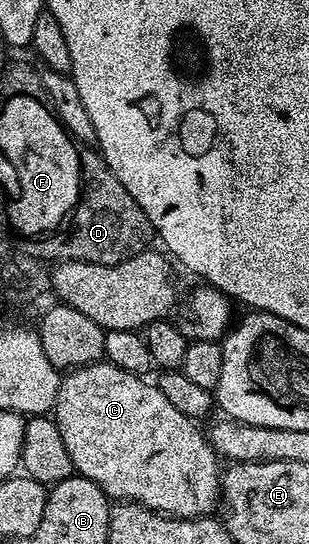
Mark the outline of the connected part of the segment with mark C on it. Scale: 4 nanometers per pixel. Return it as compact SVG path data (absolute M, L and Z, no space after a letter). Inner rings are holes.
M104 359L96 361L93 365L81 365L77 369L70 370L60 380L57 399L53 410L53 419L57 423L57 431L61 431L61 439L65 439L65 448L69 451L69 459L73 459L75 473L85 479L93 479L101 491L105 491L108 498L116 502L134 501L136 505L143 505L146 509L156 509L159 513L165 513L168 517L206 517L216 512L221 505L221 461L210 440L198 429L196 422L190 417L181 415L165 395L161 395L158 384L151 385L140 374L121 371L121 367L112 365Z

